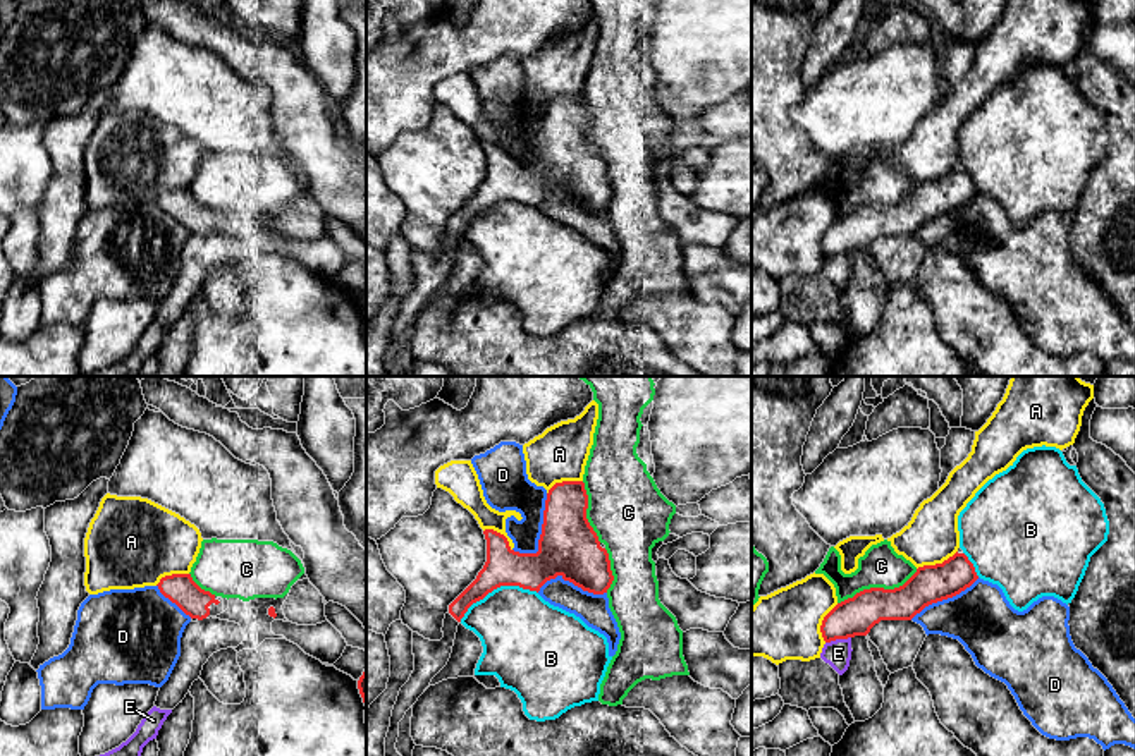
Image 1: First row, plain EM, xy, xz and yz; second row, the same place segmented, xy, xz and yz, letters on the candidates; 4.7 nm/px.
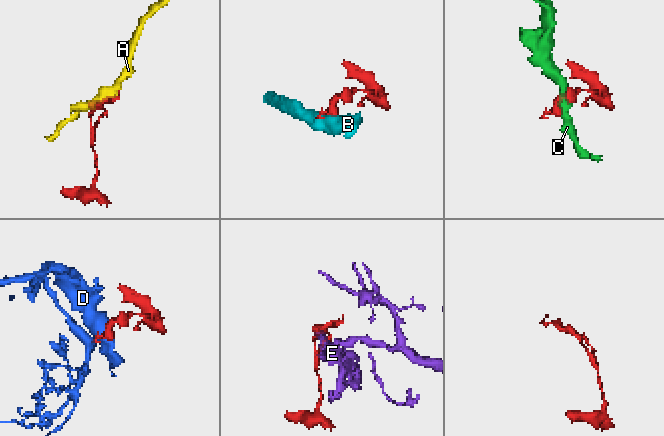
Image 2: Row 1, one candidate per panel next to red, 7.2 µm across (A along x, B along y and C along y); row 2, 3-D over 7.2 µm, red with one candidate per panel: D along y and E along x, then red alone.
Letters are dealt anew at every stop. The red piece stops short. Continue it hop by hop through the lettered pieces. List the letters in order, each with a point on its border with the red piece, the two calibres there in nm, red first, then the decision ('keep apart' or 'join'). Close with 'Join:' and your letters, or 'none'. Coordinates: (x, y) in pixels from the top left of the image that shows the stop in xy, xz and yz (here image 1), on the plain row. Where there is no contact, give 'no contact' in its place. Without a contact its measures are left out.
A: contact yz (936, 179); calibres 180 and 240 nm; keep apart
B: contact xz (496, 203); calibres 180 and 380 nm; keep apart
C: contact yz (877, 203); calibres 180 and 190 nm; keep apart
D: contact xz (542, 148); calibres 280 and 190 nm; keep apart
E: contact yz (838, 253); calibres 180 and 130 nm; keep apart
Join: none

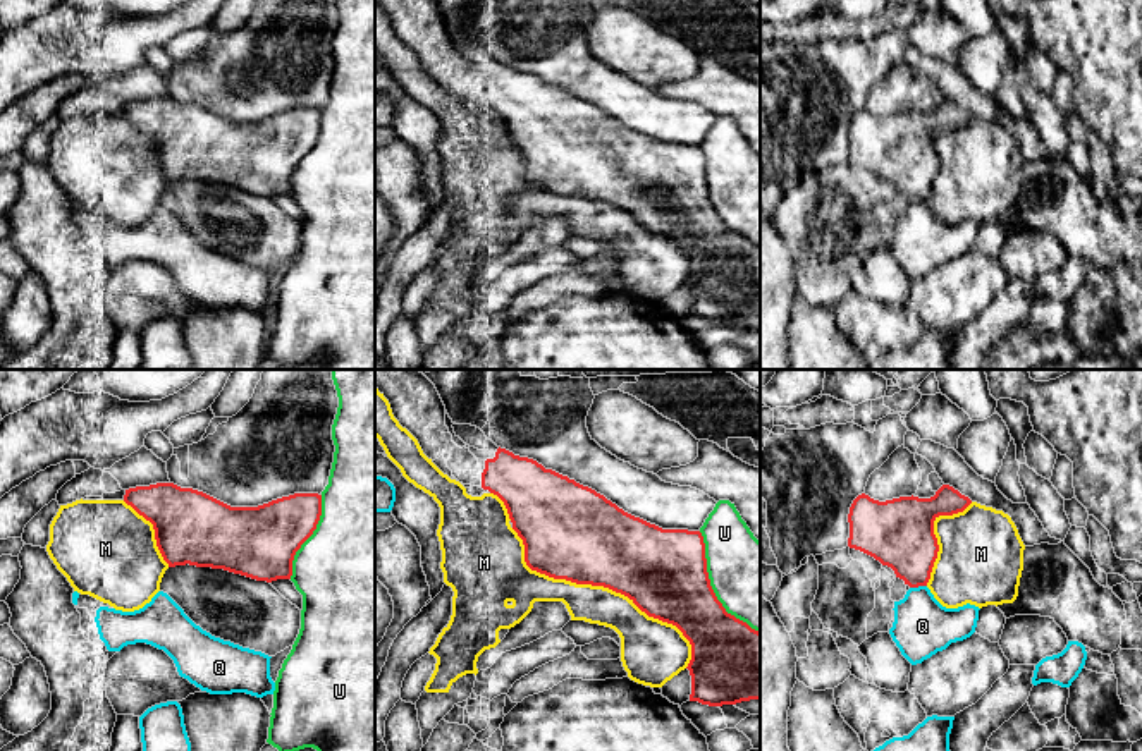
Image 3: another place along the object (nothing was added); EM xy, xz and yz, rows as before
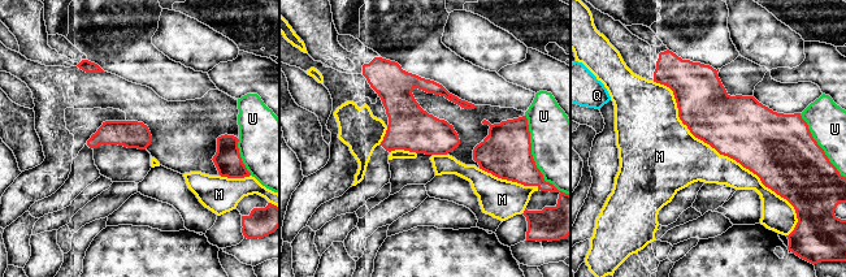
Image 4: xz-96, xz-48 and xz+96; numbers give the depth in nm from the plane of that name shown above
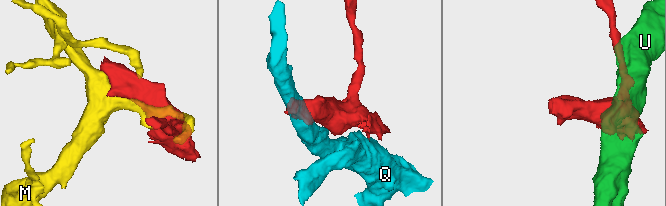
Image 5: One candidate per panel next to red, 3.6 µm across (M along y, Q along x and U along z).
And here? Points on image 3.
M: contact xz (602, 200); calibres 420 and 180 nm; keep apart
Q: contact yz (917, 201); calibres 300 and 280 nm; keep apart
U: contact xz (711, 203); calibres 400 and 380 nm; keep apart
Join: none

